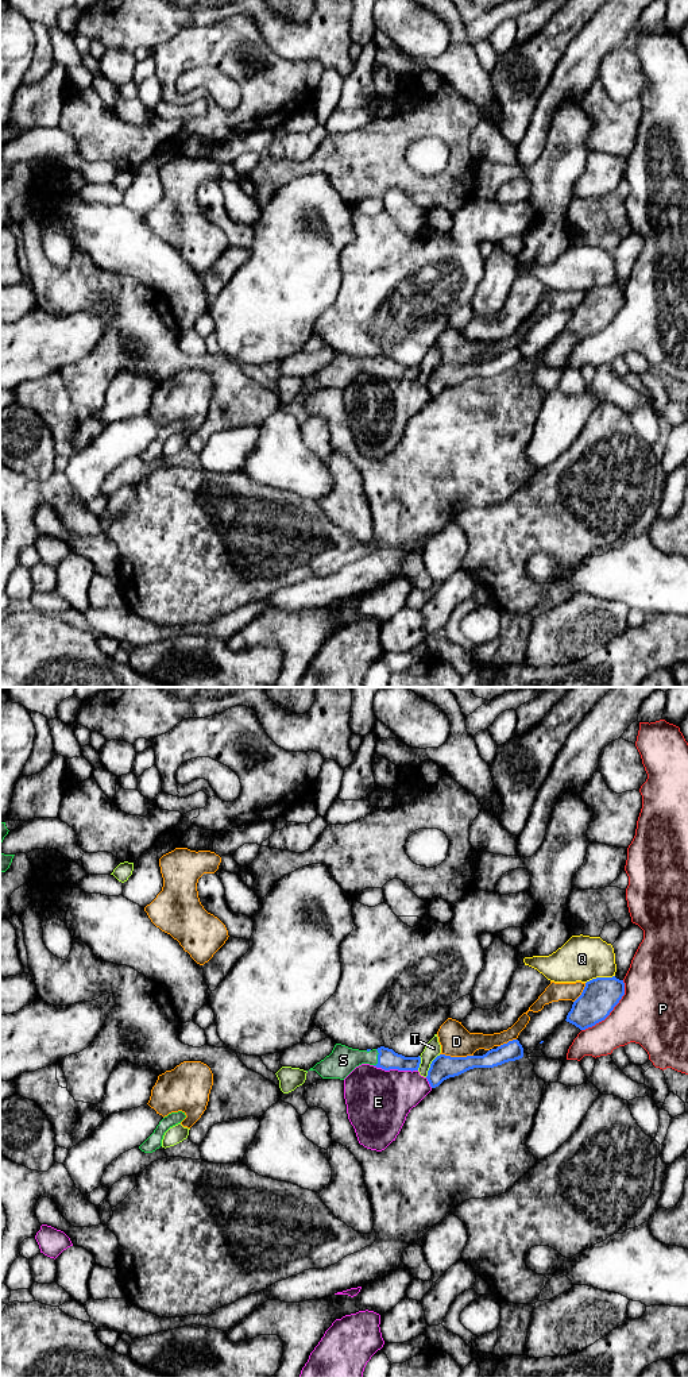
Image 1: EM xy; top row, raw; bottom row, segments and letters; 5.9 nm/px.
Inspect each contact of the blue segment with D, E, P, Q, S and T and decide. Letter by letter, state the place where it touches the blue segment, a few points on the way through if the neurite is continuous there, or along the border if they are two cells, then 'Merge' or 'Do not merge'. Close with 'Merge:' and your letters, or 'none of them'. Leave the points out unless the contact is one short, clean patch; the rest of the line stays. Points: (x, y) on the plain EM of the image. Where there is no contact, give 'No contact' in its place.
D: Touches blue at xy (456, 366). Do not merge
E: Touches blue at xy (395, 377). Do not merge
P: Touches blue at xy (611, 319). Do not merge
Q: Touches blue at xy (599, 286). Do not merge
S: Touches blue at xy (378, 366). Path across: xy (387, 367), (378, 366), (351, 366), (343, 369). Merge
T: Touches blue at xy (431, 374). Do not merge
Merge: S

